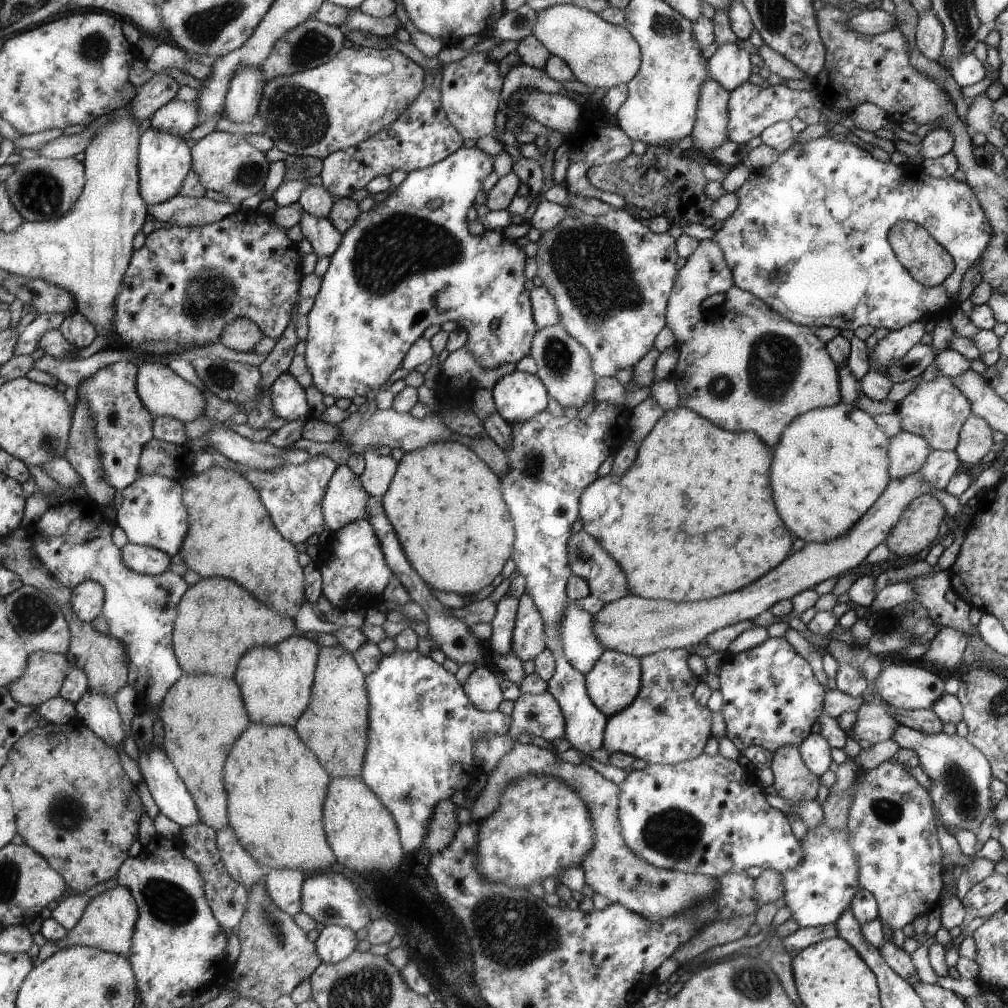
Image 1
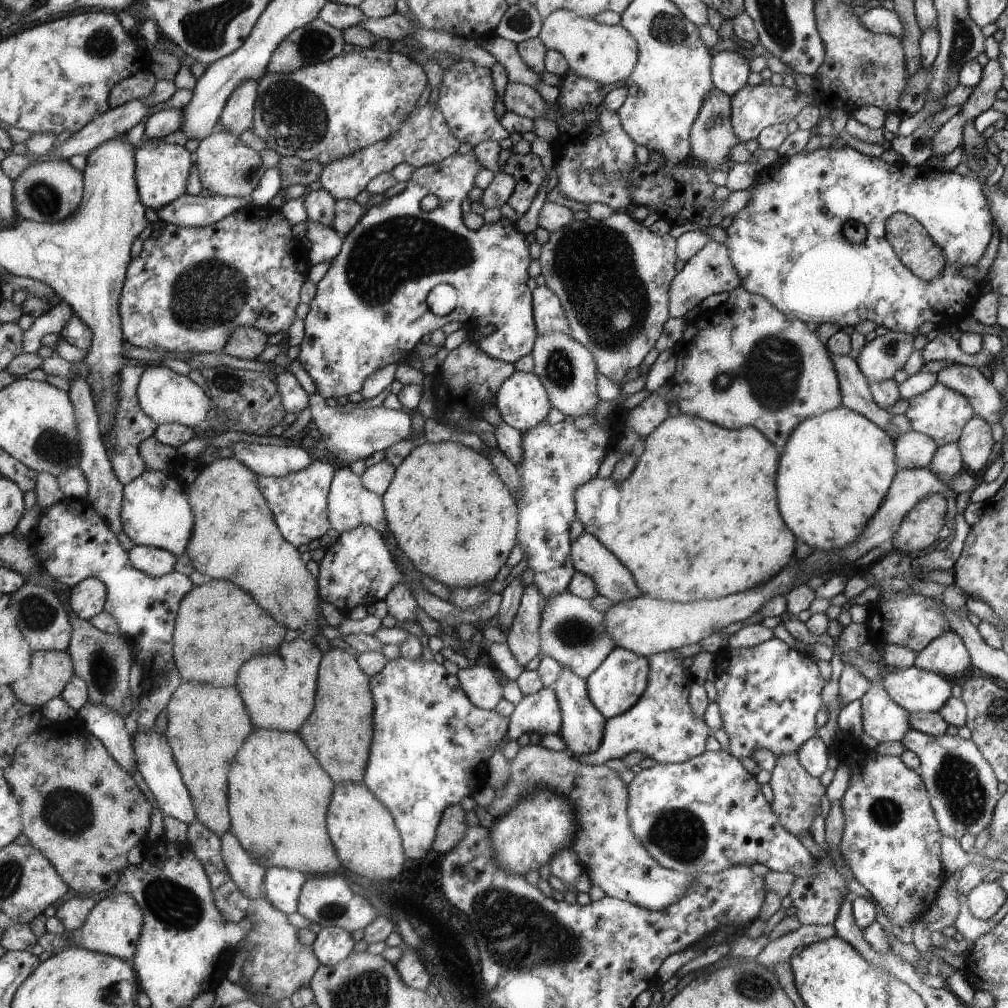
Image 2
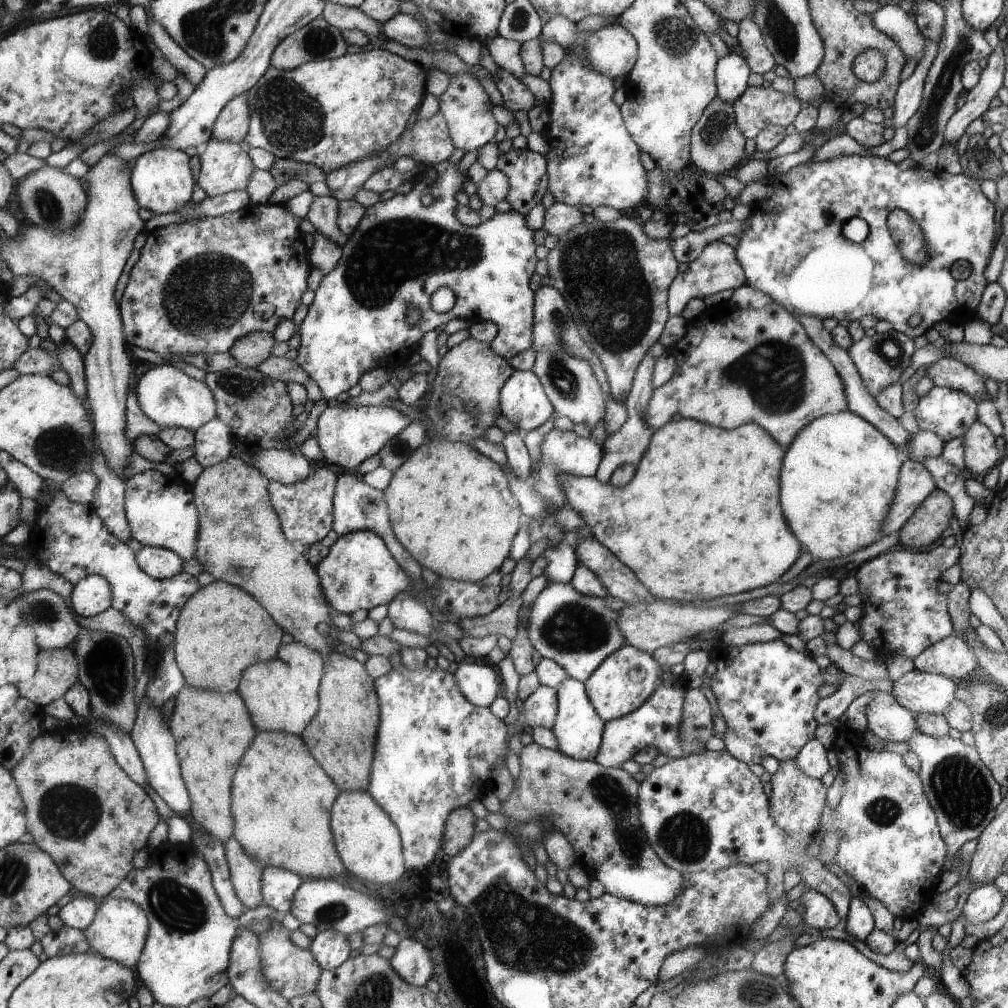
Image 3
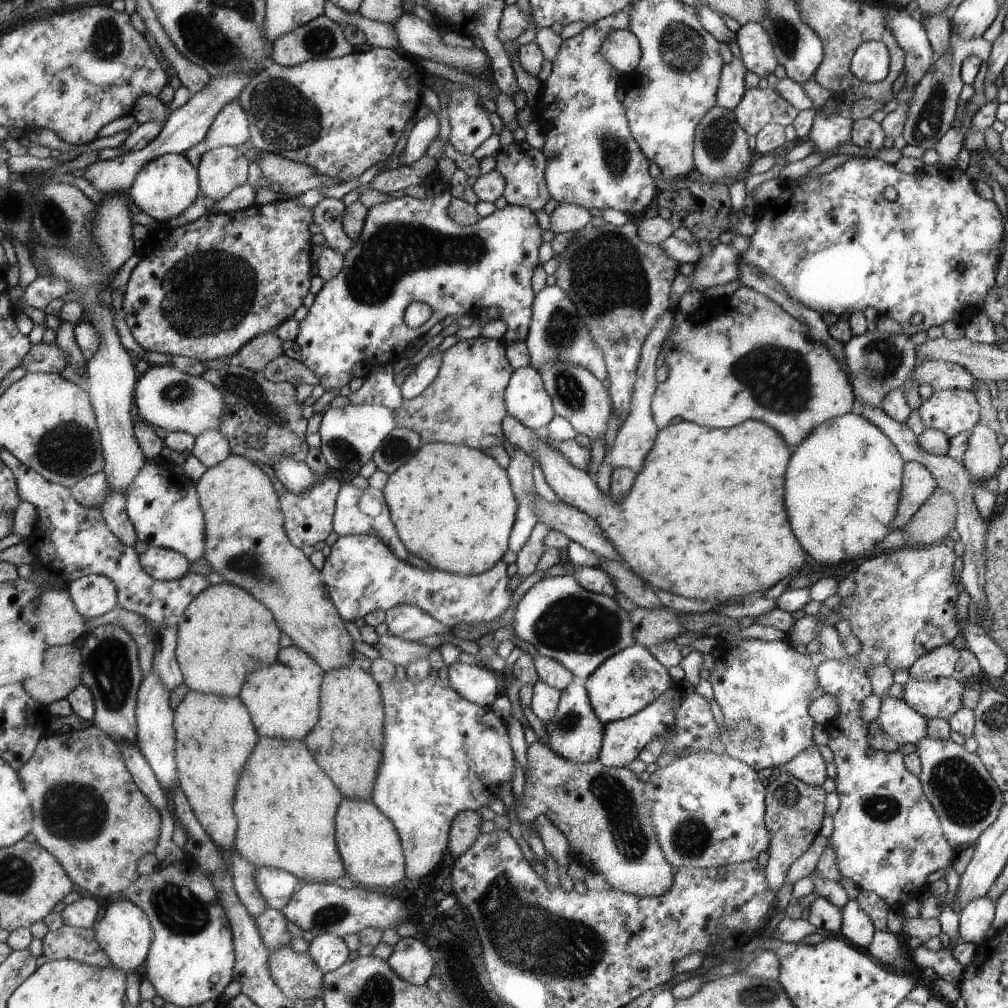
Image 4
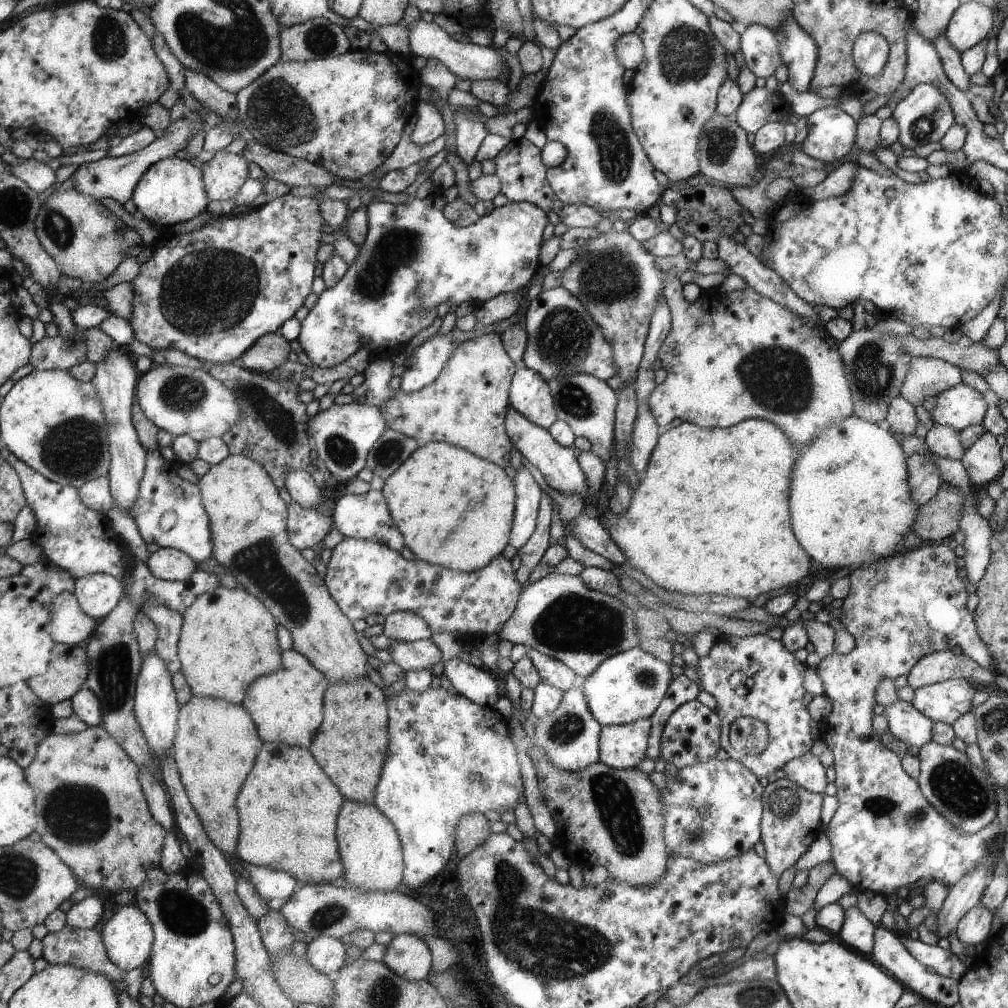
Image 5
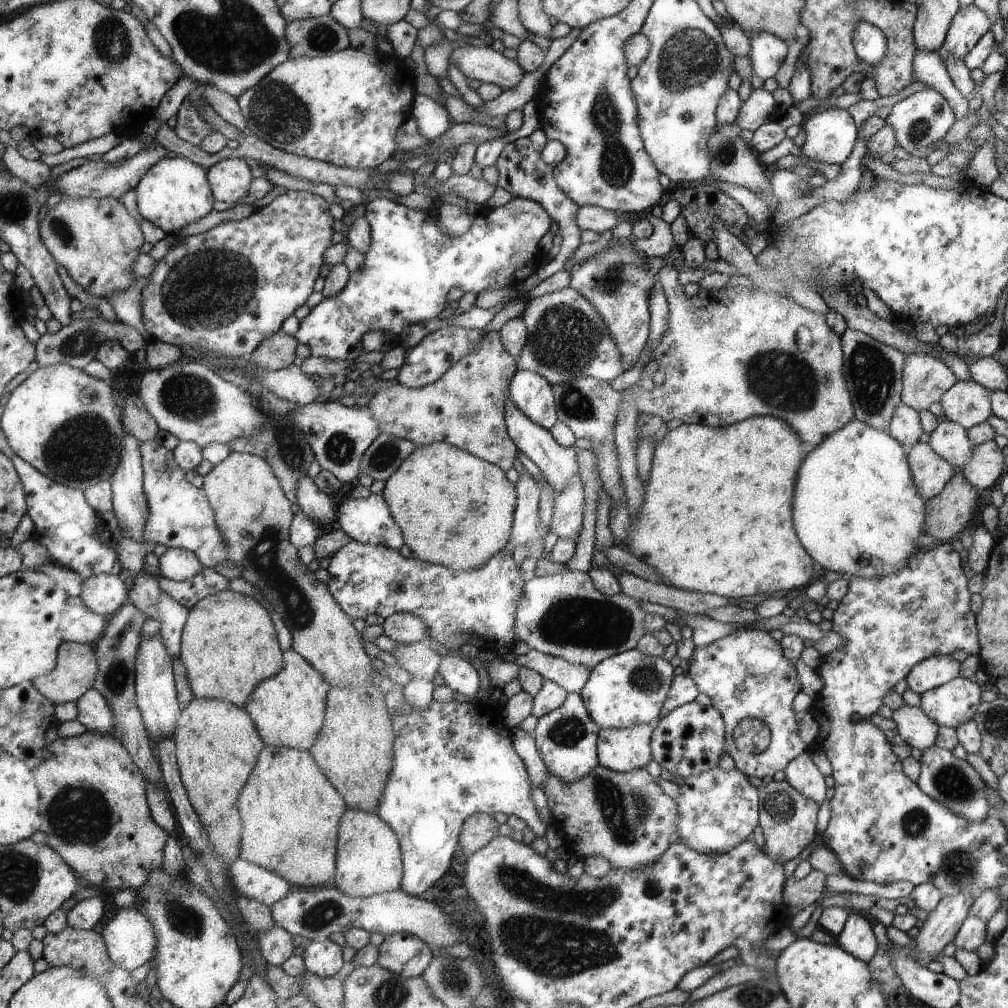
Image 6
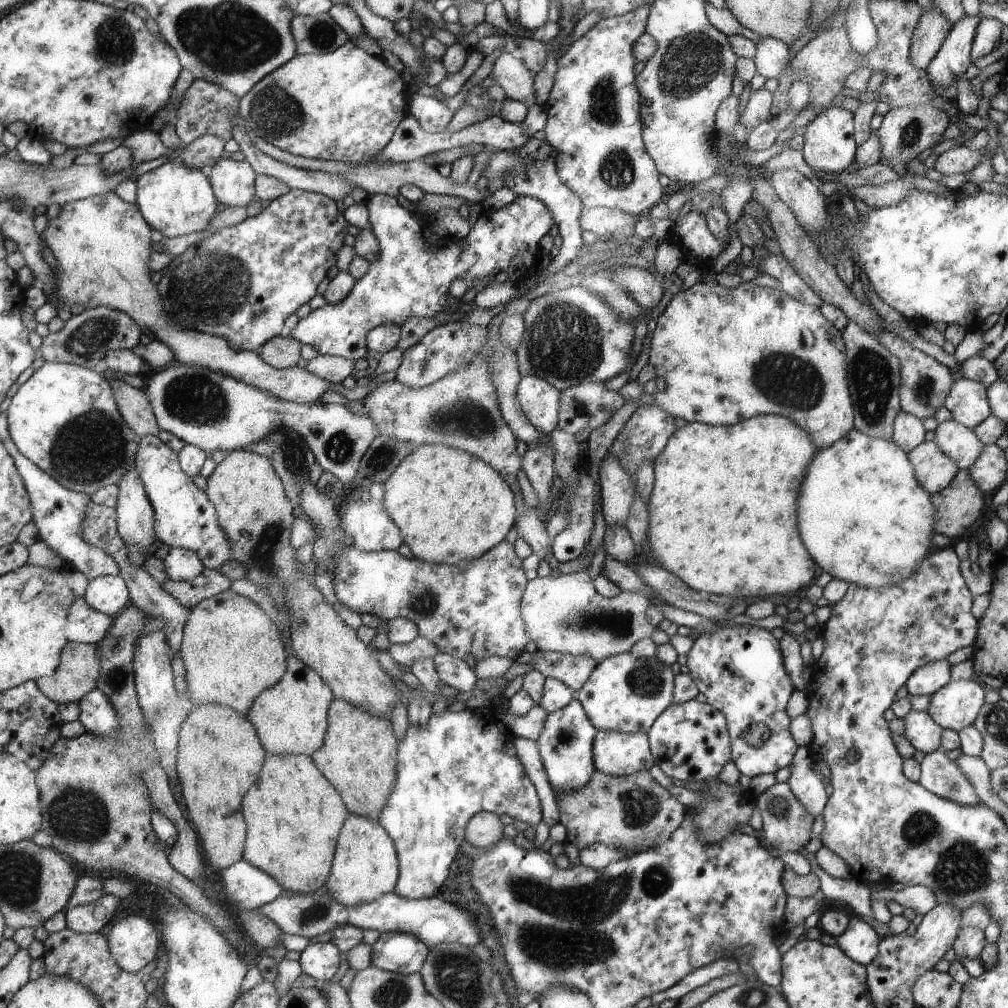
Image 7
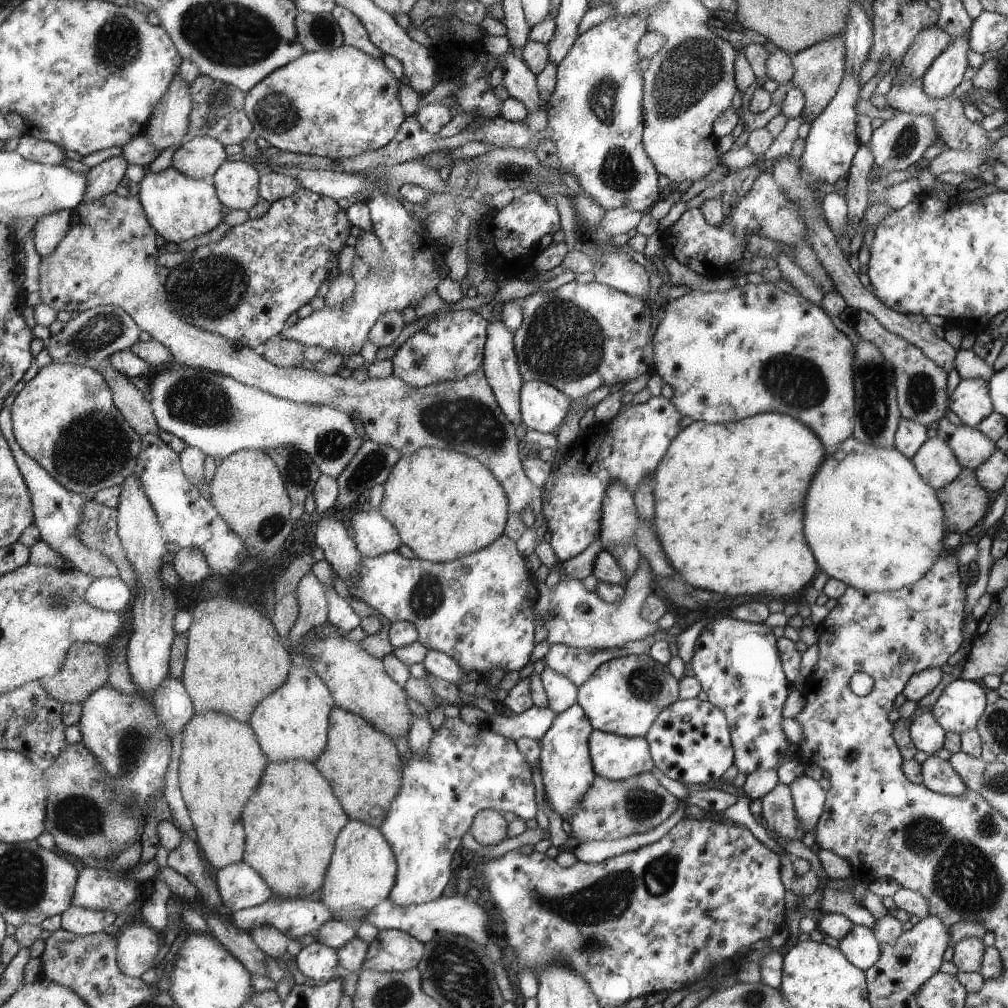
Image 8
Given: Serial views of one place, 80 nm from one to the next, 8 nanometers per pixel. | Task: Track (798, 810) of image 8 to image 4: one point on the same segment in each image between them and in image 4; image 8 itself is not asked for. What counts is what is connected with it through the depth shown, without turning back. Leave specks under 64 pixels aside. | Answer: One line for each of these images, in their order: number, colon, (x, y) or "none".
4: (808, 767)
5: (806, 770)
6: (801, 773)
7: (803, 783)

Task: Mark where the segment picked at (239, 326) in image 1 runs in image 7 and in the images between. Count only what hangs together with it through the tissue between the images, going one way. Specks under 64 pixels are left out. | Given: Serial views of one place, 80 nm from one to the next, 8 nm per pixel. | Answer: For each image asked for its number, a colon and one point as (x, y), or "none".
2: (247, 342)
3: (251, 350)
4: (256, 355)
5: (271, 350)
6: (279, 351)
7: (281, 352)

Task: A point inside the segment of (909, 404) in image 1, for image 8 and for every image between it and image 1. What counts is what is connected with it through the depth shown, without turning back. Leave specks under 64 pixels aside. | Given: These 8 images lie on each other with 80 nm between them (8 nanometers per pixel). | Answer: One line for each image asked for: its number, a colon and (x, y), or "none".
2: (940, 412)
3: (948, 413)
4: (953, 410)
5: (960, 406)
6: (965, 403)
7: (967, 402)
8: (970, 400)

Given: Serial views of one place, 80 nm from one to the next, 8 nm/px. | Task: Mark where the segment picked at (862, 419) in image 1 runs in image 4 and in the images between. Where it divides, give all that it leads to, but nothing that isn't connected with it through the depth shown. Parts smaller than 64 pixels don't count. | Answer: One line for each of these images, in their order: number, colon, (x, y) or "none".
2: (835, 472)
3: (839, 478)
4: (845, 481)

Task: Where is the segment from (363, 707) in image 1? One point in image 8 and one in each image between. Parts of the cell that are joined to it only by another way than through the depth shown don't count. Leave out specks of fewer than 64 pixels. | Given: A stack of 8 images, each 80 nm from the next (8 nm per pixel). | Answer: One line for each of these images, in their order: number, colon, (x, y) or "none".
2: (339, 731)
3: (344, 730)
4: (350, 733)
5: (356, 713)
6: (357, 752)
7: (359, 753)
8: (362, 763)

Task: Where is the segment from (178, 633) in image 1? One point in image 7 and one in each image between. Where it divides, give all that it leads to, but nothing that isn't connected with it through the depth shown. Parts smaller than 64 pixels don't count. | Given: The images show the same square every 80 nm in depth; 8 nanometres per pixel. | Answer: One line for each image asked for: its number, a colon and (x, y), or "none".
2: (220, 625)
3: (223, 629)
4: (226, 634)
5: (229, 639)
6: (229, 646)
7: (233, 651)

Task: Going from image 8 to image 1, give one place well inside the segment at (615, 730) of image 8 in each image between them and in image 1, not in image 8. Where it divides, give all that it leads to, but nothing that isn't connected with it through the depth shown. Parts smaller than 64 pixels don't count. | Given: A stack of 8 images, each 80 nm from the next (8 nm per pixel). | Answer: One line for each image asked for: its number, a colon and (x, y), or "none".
1: (614, 681)
2: (618, 683)
3: (627, 677)
4: (629, 680)
5: (627, 686)
6: (627, 689)
7: (625, 693)

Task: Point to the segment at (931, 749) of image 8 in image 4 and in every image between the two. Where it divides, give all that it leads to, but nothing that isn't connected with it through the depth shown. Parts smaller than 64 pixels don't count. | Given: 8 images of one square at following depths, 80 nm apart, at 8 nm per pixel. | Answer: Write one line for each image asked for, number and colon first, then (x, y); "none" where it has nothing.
4: (900, 722)
5: (905, 722)
6: (918, 730)
7: (921, 730)

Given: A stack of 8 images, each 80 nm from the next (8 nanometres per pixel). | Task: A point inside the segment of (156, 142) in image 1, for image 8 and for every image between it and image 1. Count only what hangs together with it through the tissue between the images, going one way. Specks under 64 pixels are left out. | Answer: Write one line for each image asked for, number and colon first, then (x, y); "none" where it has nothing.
2: (162, 170)
3: (162, 179)
4: (165, 188)
5: (173, 191)
6: (175, 192)
7: (175, 199)
8: (180, 207)

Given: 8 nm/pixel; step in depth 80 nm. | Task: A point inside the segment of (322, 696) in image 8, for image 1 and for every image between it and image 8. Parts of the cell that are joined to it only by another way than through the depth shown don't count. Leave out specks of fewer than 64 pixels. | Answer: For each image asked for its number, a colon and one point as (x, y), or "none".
1: (278, 681)
2: (280, 688)
3: (284, 693)
4: (285, 698)
5: (288, 705)
6: (290, 709)
7: (291, 717)

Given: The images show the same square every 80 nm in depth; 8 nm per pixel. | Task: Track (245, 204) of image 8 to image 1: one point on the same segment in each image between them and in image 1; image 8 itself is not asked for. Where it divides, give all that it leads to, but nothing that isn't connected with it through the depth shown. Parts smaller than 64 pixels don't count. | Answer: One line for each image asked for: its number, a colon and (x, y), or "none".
1: (225, 162)
2: (228, 166)
3: (226, 166)
4: (222, 170)
5: (225, 174)
6: (231, 179)
7: (234, 180)

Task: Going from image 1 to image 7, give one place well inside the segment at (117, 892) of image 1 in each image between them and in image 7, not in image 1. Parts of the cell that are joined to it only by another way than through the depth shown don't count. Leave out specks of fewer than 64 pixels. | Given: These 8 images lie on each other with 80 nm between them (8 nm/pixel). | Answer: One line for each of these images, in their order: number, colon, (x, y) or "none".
2: (114, 927)
3: (120, 931)
4: (125, 932)
5: (129, 934)
6: (131, 936)
7: (134, 941)

